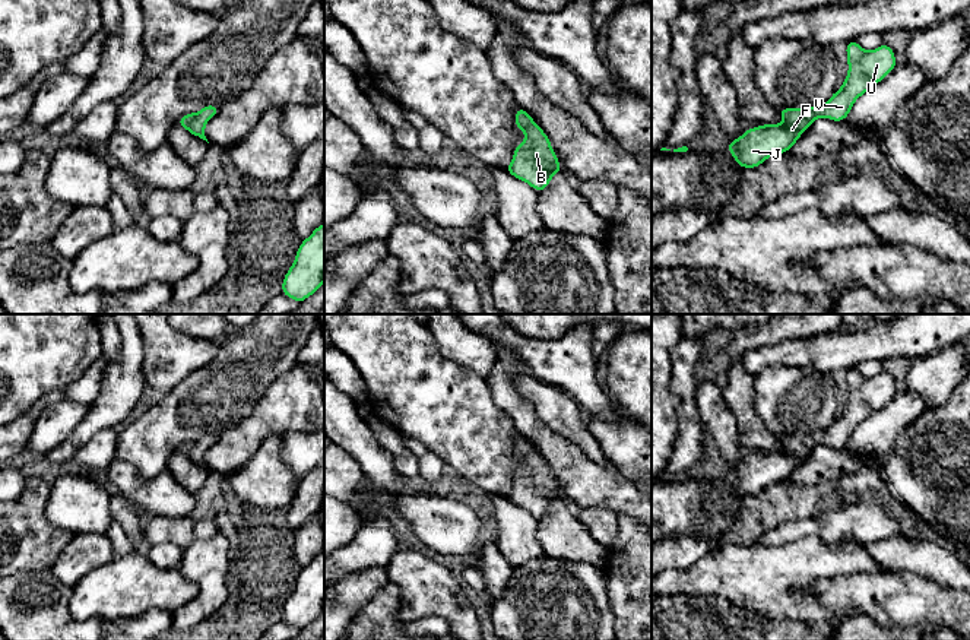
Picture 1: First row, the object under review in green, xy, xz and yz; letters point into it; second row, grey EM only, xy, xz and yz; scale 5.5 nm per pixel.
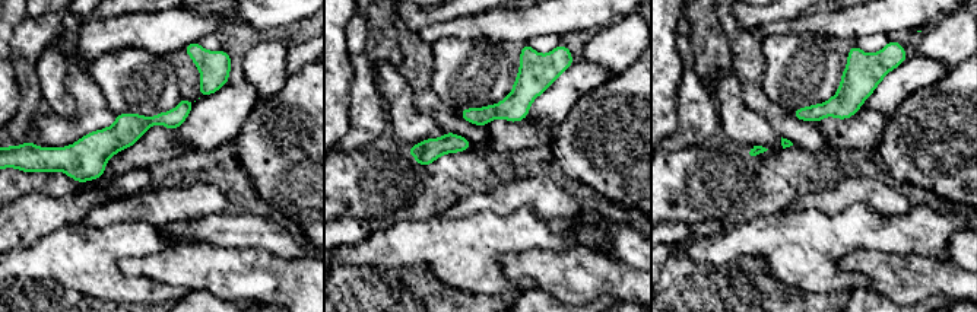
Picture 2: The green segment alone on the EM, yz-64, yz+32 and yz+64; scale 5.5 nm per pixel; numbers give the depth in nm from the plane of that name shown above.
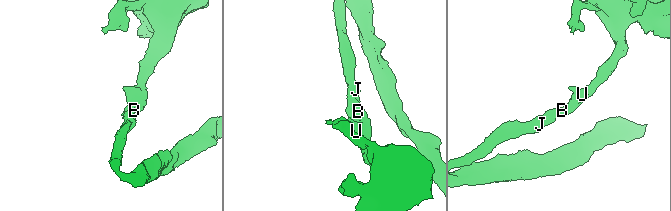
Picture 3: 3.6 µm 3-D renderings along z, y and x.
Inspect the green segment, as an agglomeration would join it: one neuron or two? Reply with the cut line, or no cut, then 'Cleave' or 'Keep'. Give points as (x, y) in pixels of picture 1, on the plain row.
No split. Keep

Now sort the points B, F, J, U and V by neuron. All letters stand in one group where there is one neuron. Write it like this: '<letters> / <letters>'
B F J U V

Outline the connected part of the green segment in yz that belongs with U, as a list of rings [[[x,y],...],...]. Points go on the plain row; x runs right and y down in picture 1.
[[[849,368],[846,373],[846,380],[849,400],[844,405],[843,414],[834,419],[824,433],[808,435],[782,435],[780,443],[784,449],[783,452],[763,452],[752,454],[748,456],[741,465],[730,468],[728,478],[733,482],[738,492],[742,495],[757,495],[767,485],[789,479],[789,476],[801,465],[802,459],[820,444],[825,444],[833,449],[844,449],[853,434],[853,430],[868,419],[874,412],[881,409],[897,393],[894,377],[885,371],[872,378],[866,378],[856,368]]]

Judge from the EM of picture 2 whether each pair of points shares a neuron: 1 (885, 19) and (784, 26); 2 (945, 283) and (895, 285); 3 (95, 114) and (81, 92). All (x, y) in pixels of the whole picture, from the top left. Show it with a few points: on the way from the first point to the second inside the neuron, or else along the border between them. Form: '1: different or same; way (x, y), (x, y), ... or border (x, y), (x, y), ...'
1: same; way (860, 21), (809, 24)
2: same; way (933, 283), (907, 283)
3: same; way (91, 108), (86, 98)

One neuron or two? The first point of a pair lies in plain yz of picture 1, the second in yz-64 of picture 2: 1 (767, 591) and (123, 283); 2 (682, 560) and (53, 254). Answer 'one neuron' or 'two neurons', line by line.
1: one neuron
2: two neurons

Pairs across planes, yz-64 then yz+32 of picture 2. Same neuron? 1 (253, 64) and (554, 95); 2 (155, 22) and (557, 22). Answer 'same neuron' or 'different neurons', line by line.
1: different neurons
2: same neuron

